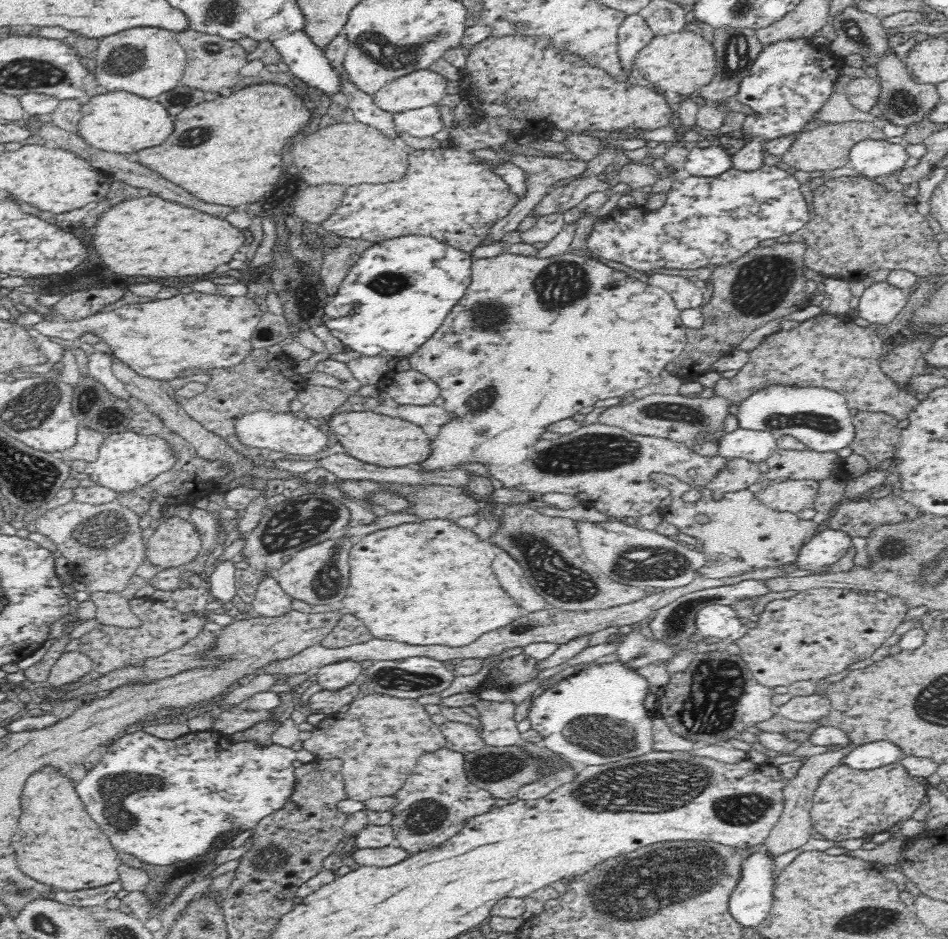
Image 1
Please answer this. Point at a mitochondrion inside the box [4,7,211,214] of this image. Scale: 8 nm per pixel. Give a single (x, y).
(125, 60)

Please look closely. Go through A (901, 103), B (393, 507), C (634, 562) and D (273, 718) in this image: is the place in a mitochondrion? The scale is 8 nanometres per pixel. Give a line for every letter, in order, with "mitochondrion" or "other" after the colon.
A: mitochondrion
B: other
C: mitochondrion
D: other

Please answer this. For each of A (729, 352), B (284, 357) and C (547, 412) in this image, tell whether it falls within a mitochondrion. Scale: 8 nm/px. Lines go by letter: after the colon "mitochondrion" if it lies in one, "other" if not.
A: other
B: other
C: other

